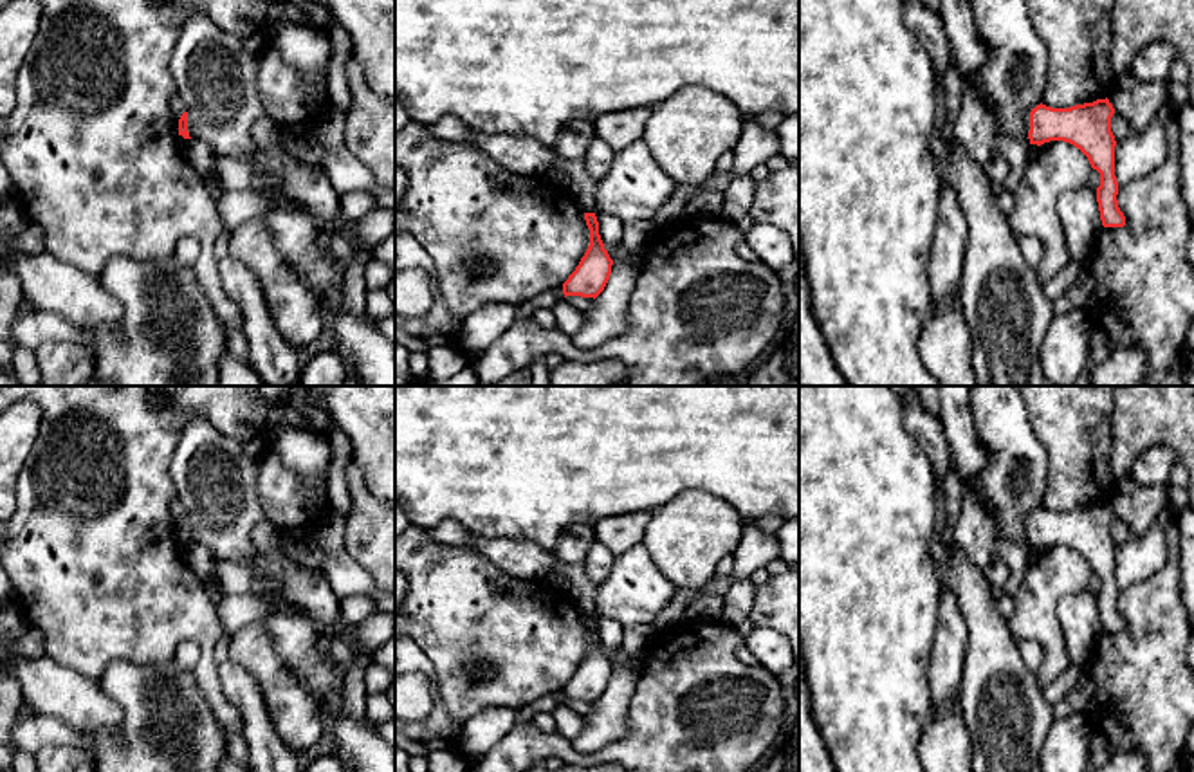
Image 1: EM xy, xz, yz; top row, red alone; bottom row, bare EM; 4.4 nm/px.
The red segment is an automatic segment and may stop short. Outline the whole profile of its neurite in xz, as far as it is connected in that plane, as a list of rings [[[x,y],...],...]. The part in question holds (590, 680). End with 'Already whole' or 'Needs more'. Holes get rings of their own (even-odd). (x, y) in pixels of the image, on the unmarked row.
[[[584,617],[584,624],[590,633],[590,649],[575,675],[563,687],[563,698],[565,702],[581,700],[595,703],[610,684],[613,664],[601,644],[595,617]]]. Already whole

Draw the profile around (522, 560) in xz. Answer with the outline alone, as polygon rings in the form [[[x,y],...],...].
[[[473,536],[464,547],[476,550],[518,579],[541,583],[548,579],[550,572],[559,572],[570,581],[568,595],[572,604],[583,617],[595,617],[597,584],[586,577],[583,565],[563,563],[550,550],[509,538],[489,539],[485,536]]]

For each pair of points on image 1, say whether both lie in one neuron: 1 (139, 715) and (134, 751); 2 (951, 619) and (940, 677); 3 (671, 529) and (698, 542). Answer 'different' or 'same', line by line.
1: same
2: same
3: same

